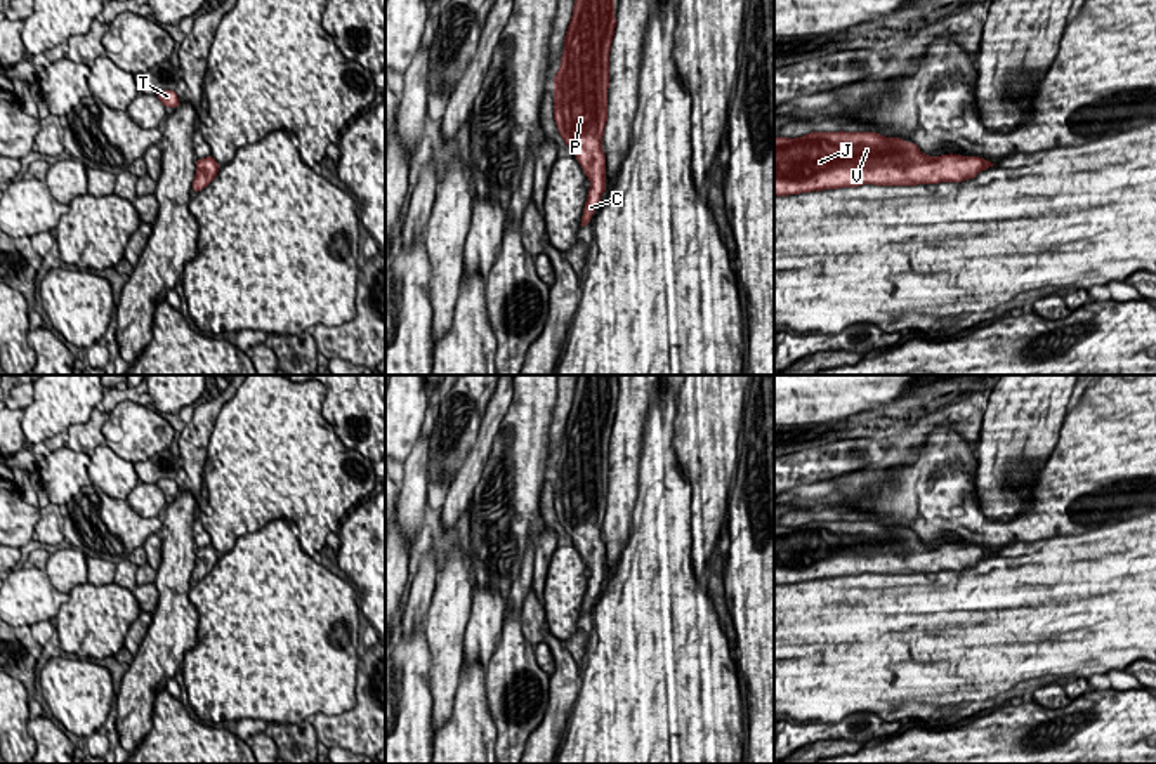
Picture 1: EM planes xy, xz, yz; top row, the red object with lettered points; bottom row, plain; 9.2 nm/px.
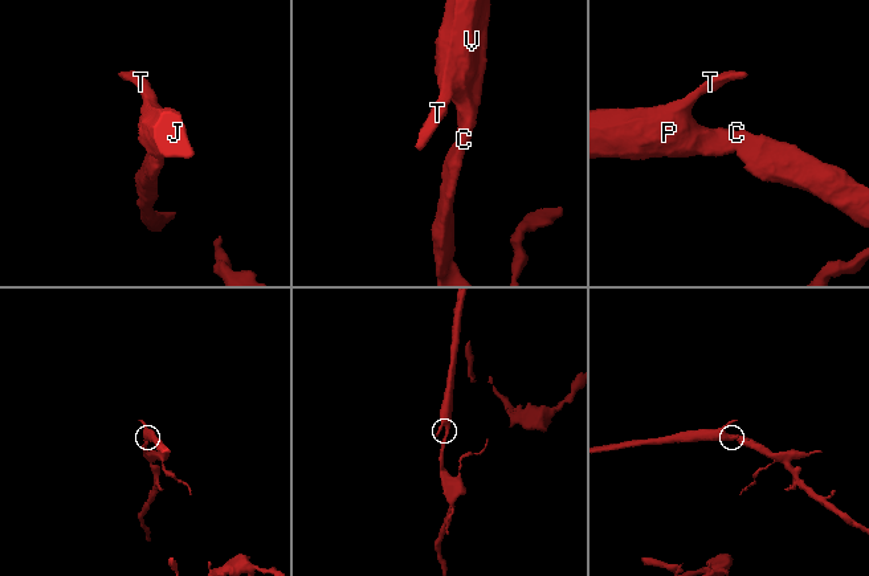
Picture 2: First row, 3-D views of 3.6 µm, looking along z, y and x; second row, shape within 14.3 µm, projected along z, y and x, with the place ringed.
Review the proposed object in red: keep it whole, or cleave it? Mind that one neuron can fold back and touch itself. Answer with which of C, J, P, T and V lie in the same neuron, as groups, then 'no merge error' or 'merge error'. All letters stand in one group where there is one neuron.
groups C J P T V; no merge error

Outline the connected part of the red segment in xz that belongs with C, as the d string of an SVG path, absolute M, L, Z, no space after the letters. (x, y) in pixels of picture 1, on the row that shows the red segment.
M575 0L561 68L554 76L554 120L592 186L581 227L606 191L602 134L608 120L609 49L614 35L614 0Z

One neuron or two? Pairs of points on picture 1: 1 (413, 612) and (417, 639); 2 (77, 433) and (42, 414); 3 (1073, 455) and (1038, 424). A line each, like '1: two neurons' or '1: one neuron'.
1: two neurons
2: two neurons
3: two neurons

